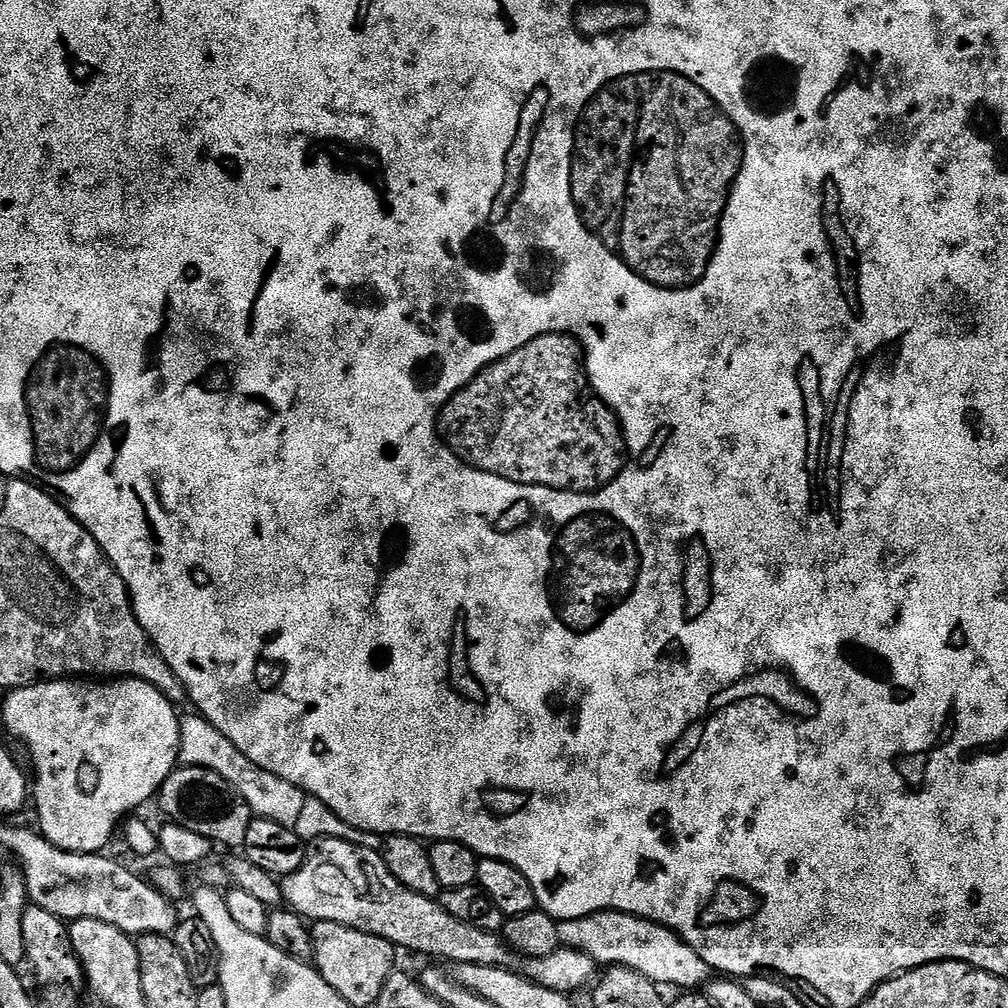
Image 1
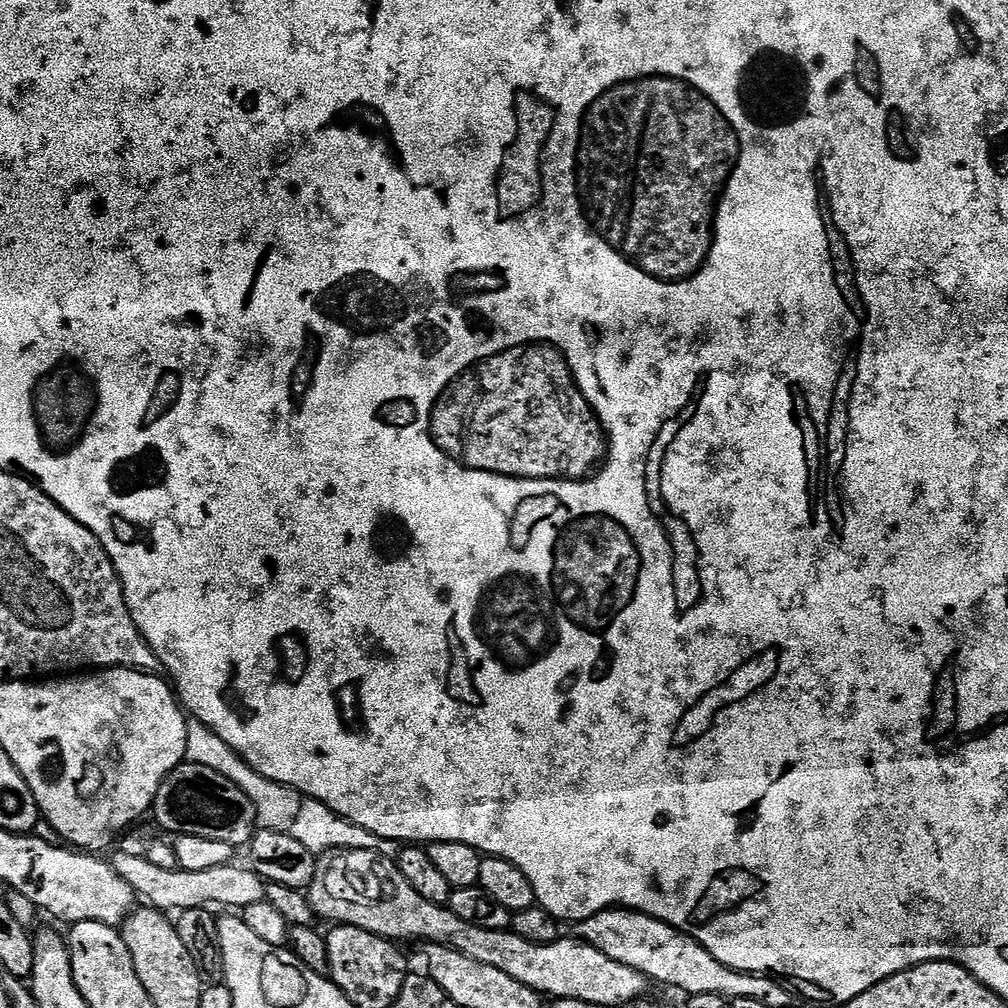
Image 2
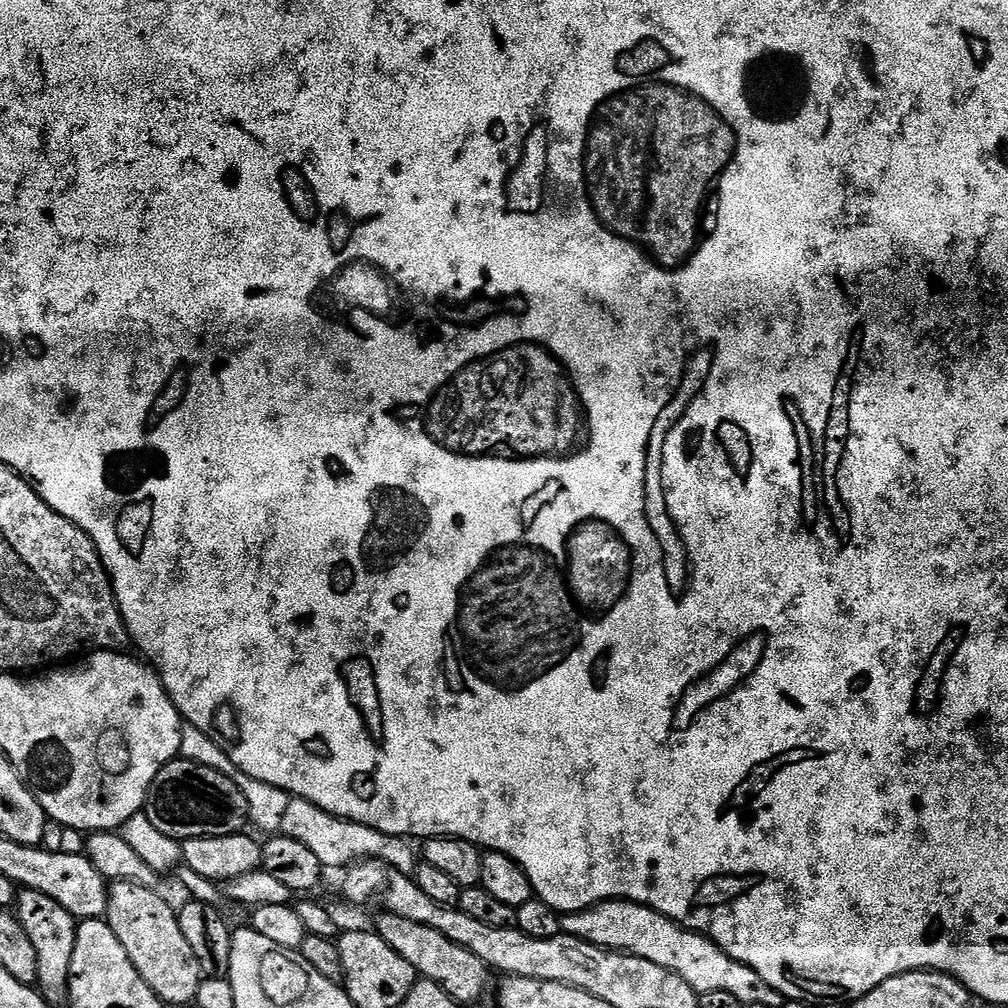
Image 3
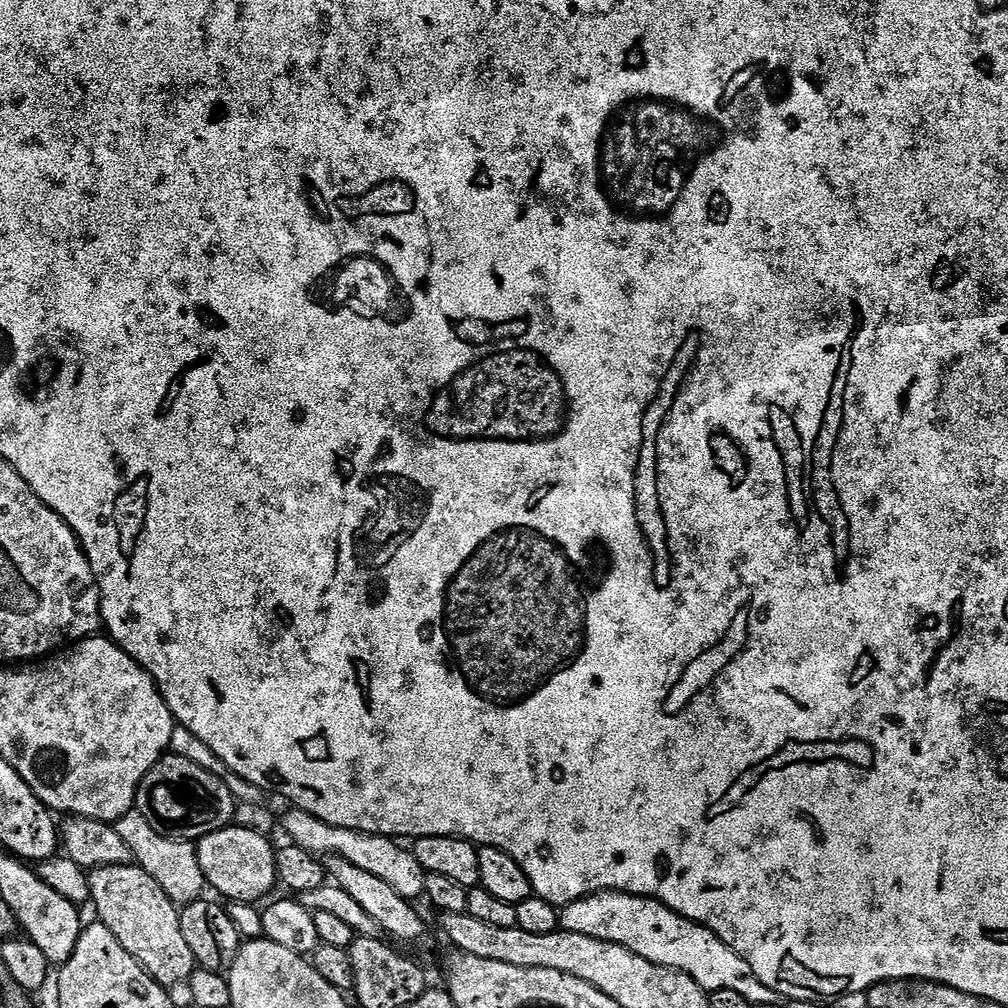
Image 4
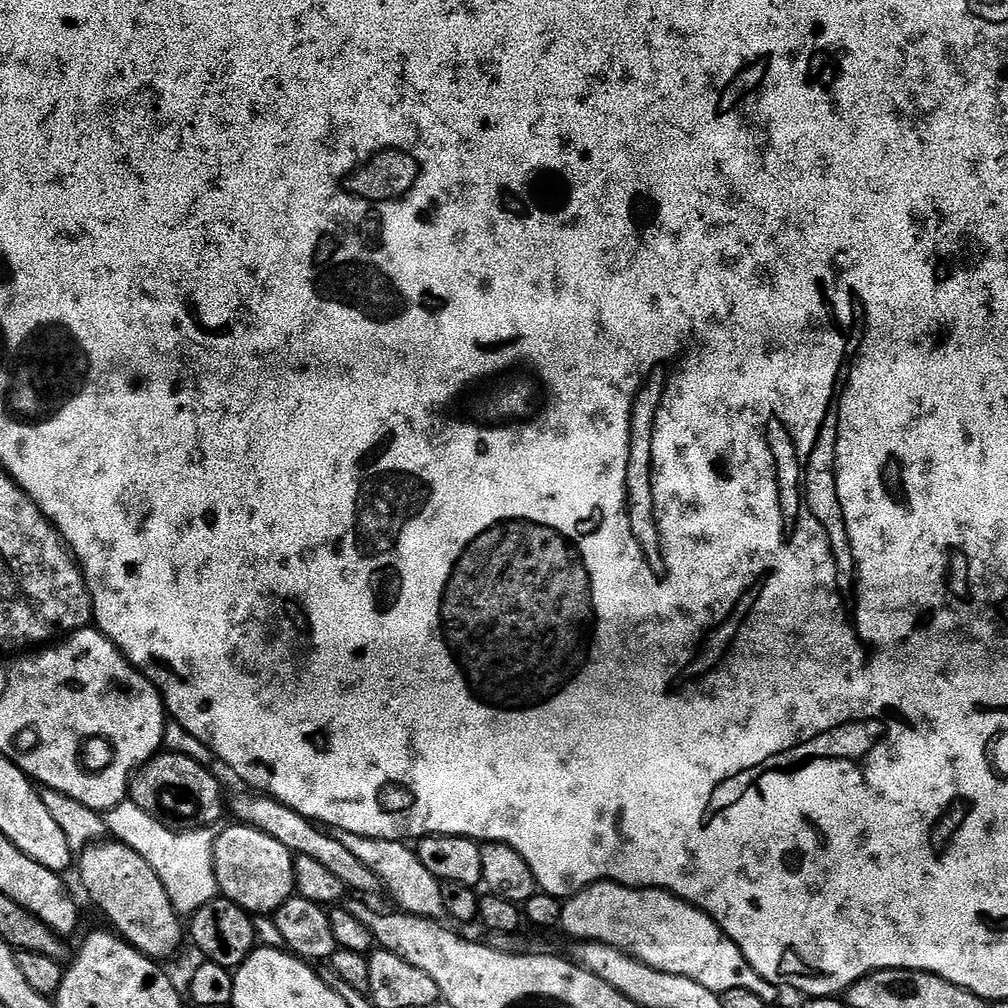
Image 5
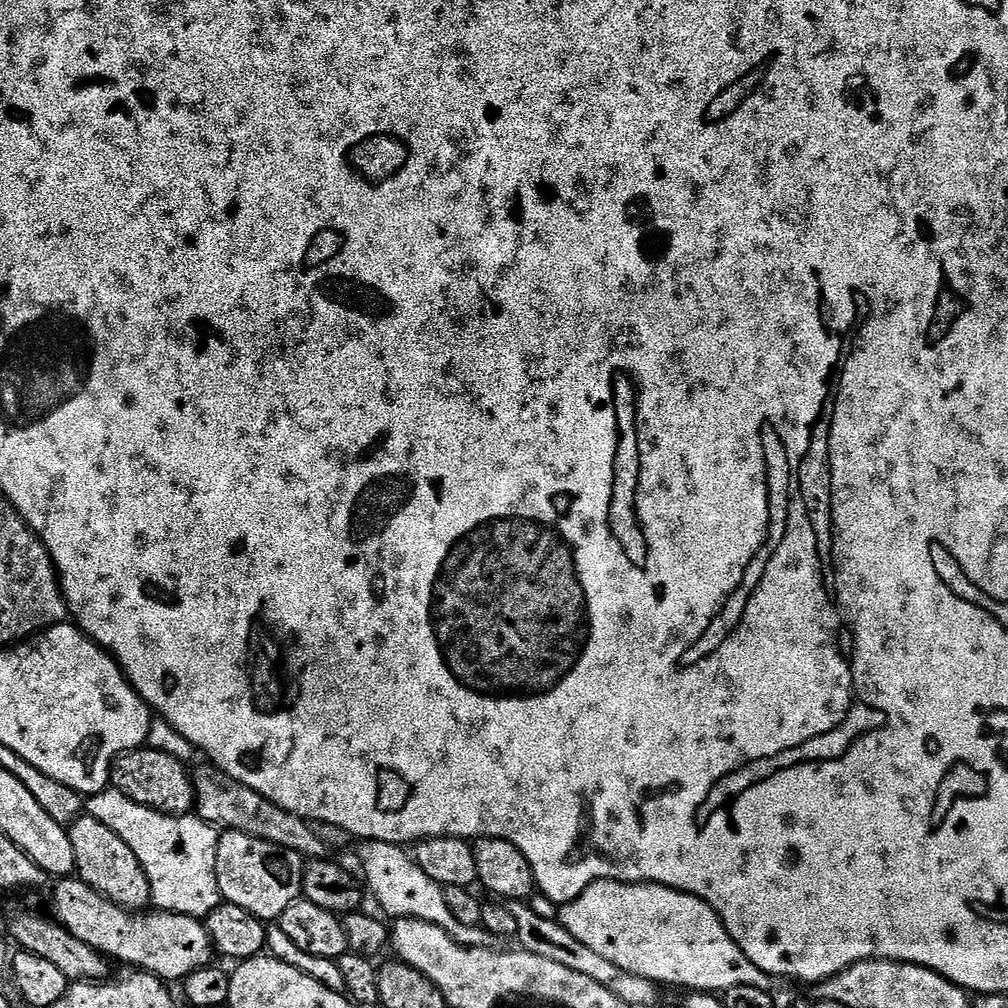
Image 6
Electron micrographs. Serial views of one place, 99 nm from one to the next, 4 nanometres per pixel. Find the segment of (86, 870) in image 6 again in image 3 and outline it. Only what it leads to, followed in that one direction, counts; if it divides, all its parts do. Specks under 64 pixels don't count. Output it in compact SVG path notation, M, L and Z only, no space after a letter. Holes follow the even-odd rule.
M115 881L108 889L106 922L114 930L114 938L122 942L134 970L142 974L142 982L154 990L164 1005L189 1004L195 1001L202 979L200 963L190 950L190 942L182 938L177 909L171 908L156 888L138 886L134 882Z

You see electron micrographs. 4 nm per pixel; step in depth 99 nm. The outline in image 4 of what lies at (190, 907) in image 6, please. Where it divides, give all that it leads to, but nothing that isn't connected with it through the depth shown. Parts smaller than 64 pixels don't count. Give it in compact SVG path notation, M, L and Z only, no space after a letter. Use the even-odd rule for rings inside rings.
M135 810L115 821L115 826L118 834L122 834L122 838L130 846L133 861L139 864L142 870L146 870L146 874L150 874L150 878L154 878L154 882L158 882L162 890L166 890L174 903L178 906L192 904L205 895L206 881L193 841L175 840L158 834L154 826L150 826L150 822L146 822L146 818L142 818L142 814Z

